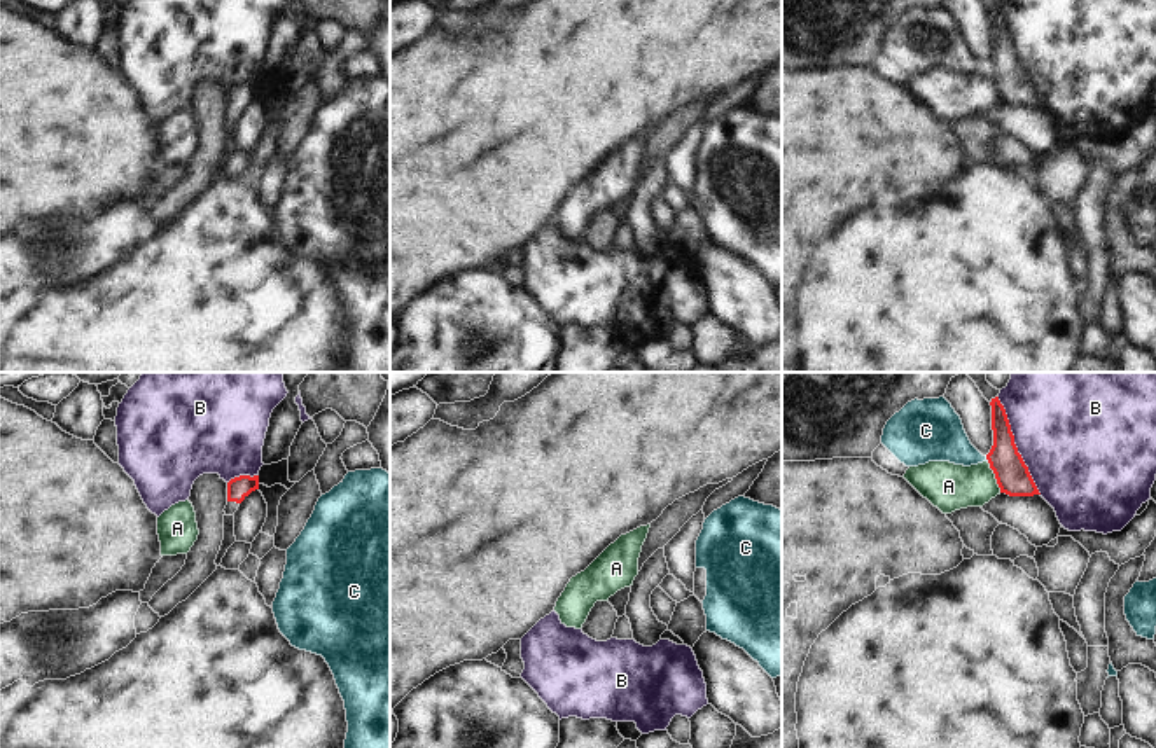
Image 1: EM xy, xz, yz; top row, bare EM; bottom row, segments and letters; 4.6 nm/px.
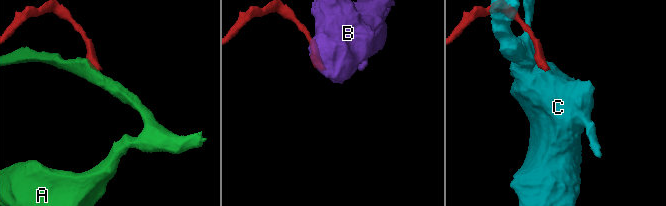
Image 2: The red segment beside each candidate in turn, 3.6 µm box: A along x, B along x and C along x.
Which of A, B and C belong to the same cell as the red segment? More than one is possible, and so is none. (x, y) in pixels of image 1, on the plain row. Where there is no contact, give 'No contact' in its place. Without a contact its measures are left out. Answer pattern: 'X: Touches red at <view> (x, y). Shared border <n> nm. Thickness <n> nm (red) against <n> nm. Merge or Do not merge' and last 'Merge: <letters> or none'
A: Touches red at yz (995, 86). Shared border 160 nm. Thickness 160 nm (red) against 220 nm. Do not merge
B: Touches red at yz (1015, 55). Shared border 500 nm. Thickness 160 nm (red) against 460 nm. Do not merge
C: Touches red at yz (987, 67). Shared border 30 nm. Thickness 160 nm (red) against 240 nm. Do not merge
Merge: none

